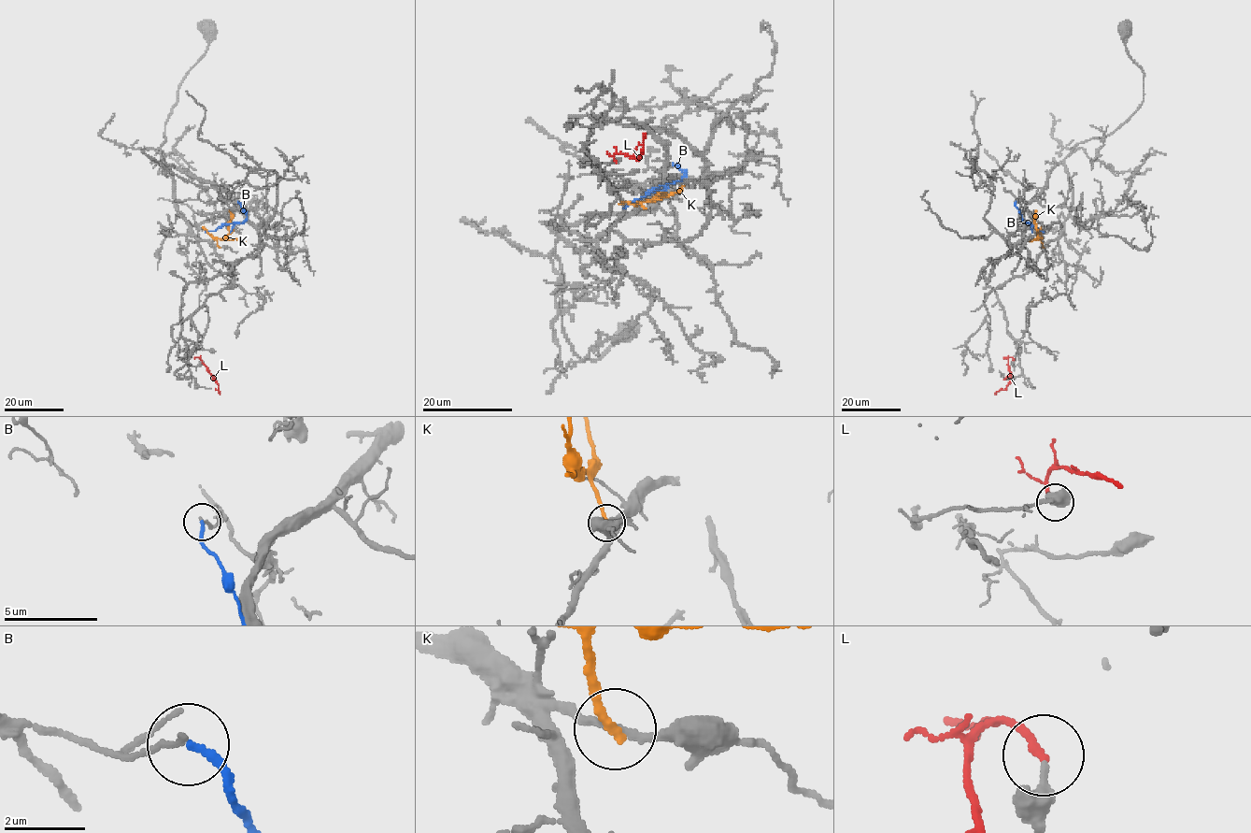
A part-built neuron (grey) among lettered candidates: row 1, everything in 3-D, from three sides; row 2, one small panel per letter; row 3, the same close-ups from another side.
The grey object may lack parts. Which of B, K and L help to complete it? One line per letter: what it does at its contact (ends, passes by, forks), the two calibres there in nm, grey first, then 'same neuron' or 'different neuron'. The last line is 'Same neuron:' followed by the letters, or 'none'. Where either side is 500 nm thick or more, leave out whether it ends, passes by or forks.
B: it ends there; 140 nm thick on the grey side, 180 nm on the other; different neuron
K: it ends there; 180 nm thick on the grey side, 220 nm on the other; different neuron
L: it ends there; 280 nm thick on the grey side, 200 nm on the other; same neuron
Same neuron: L

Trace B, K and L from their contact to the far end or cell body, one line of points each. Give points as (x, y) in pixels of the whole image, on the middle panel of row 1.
B: (672, 165), (676, 165), (686, 174), (680, 180), (650, 189), (623, 208)
K: (644, 207), (640, 203), (660, 195)
L: (616, 161), (616, 153), (637, 159), (644, 152), (645, 133)

